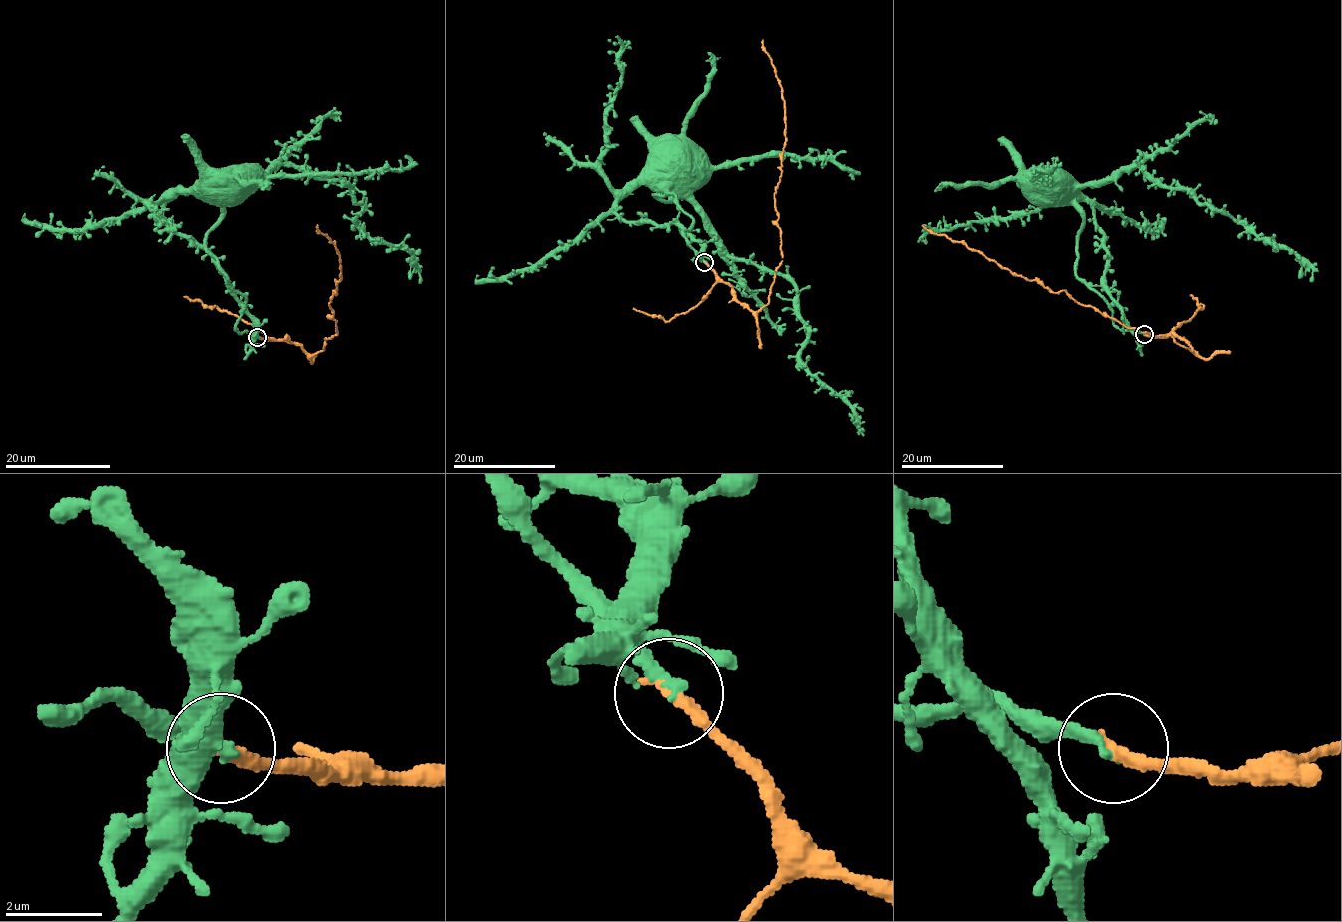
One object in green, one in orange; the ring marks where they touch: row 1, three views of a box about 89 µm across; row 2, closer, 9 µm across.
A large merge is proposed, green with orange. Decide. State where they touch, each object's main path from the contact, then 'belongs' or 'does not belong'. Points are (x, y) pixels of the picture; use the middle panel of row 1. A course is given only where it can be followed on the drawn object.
(704, 262) | green via (704, 262), (675, 195), (654, 195), (678, 190), (727, 253), (795, 288), (800, 361), (863, 429) | orange via (704, 262), (753, 311), (768, 302), (782, 261), (775, 193), (786, 139), (782, 88), (762, 40) | belongs

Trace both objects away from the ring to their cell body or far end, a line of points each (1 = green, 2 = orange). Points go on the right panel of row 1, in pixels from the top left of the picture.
1: (1144, 334), (1102, 287), (1077, 277), (1083, 216), (1072, 196), (1135, 166), (1283, 244), (1312, 269), (1311, 282)
2: (1144, 334), (1177, 336), (1193, 351), (1170, 336), (1126, 328), (1063, 291), (1051, 292), (1013, 275), (922, 225)

